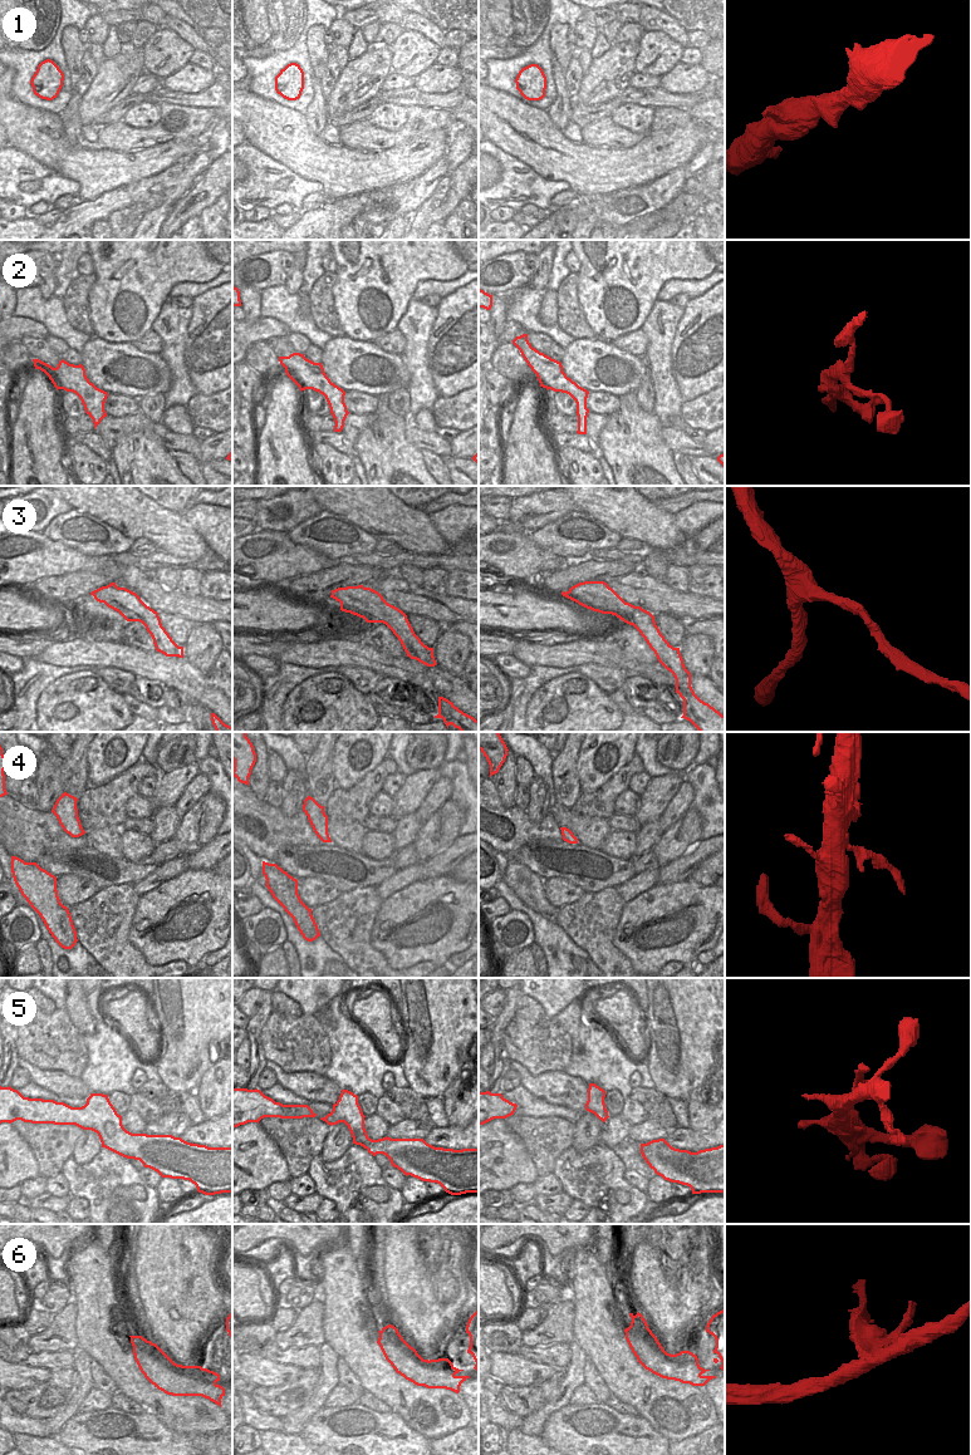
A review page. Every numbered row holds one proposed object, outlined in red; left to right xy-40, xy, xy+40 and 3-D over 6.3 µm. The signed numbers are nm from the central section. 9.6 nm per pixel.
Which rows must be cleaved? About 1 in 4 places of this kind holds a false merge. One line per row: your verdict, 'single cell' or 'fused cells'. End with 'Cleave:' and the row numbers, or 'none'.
1: single cell
2: single cell
3: single cell
4: fused cells
5: fused cells
6: fused cells
Cleave: 4, 5, 6

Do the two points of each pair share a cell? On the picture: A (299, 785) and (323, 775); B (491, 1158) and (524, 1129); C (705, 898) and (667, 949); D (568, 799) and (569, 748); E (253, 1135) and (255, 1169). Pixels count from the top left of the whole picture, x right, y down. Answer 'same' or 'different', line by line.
A: different
B: different
C: same
D: same
E: same

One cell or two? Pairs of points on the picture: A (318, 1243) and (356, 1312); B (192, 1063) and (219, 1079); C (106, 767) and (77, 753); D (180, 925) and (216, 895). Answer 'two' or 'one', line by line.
A: two
B: two
C: two
D: one

